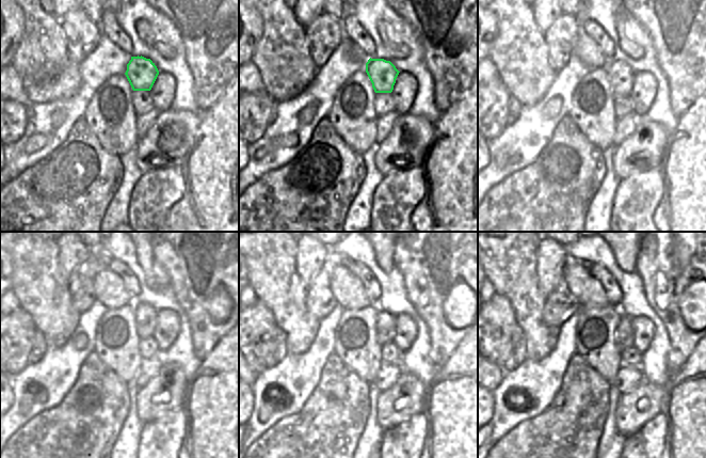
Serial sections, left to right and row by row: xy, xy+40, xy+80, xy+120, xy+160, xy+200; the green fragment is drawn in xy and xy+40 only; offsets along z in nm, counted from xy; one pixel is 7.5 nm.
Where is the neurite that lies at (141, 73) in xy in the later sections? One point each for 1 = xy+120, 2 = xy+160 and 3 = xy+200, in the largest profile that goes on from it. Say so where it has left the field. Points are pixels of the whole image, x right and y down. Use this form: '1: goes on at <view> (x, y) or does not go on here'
1: goes on at xy+120 (145, 316)
2: goes on at xy+160 (385, 321)
3: goes on at xy+200 (624, 335)

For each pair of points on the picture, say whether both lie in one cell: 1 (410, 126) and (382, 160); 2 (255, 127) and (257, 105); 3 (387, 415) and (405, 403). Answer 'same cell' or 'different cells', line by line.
1: same cell
2: same cell
3: same cell

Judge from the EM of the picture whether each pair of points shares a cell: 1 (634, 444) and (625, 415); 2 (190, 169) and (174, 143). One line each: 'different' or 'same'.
1: different
2: different

